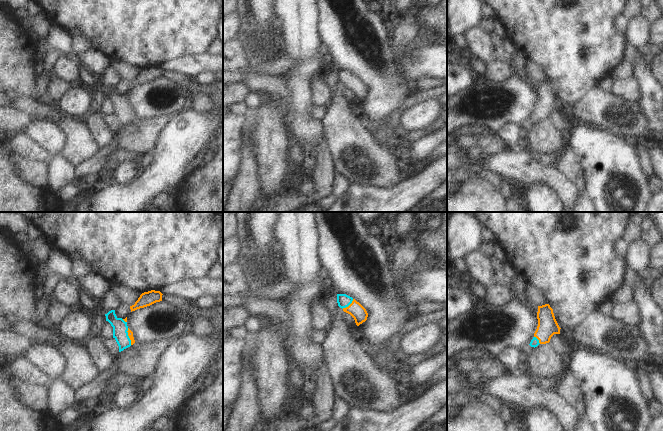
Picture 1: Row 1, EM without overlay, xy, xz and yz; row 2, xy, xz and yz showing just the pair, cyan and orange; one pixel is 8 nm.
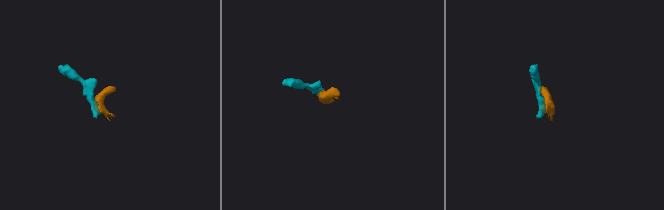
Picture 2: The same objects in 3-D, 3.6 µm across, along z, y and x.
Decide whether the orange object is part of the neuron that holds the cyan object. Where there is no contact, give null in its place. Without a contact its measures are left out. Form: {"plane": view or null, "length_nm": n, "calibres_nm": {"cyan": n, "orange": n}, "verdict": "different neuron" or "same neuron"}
{"plane": "xy", "length_nm": 140, "calibres_nm": {"cyan": 120, "orange": 50}, "verdict": "same neuron"}

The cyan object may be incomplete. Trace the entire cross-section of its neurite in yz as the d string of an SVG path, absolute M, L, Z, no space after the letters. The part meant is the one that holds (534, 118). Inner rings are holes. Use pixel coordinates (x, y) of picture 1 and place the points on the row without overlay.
M549 80L538 82L537 95L538 102L529 120L534 124L539 120L549 119L554 110L560 110L561 105Z

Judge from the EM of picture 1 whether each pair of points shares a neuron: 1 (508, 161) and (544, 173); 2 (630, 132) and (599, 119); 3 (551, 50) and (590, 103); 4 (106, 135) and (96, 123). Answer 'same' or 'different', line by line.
1: same
2: same
3: different
4: same

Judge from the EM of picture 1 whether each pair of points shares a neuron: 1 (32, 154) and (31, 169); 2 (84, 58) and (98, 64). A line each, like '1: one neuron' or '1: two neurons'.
1: two neurons
2: one neuron

